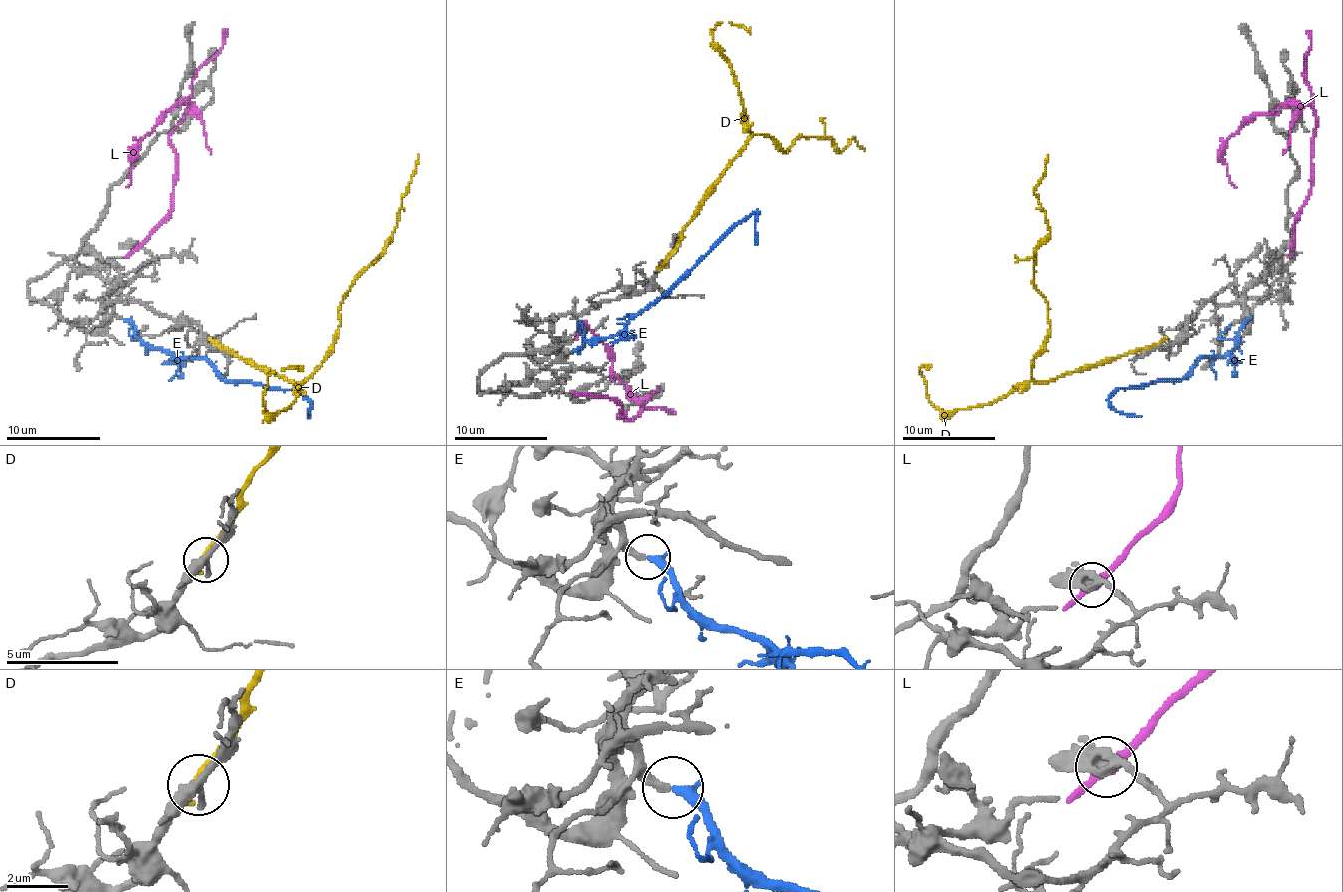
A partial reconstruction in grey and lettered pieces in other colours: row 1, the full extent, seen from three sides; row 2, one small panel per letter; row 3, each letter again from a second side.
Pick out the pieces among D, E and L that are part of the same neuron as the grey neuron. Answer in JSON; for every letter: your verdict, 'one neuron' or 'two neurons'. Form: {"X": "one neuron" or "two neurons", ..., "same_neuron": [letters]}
{"D": "two neurons", "E": "one neuron", "L": "two neurons", "same_neuron": ["E"]}

